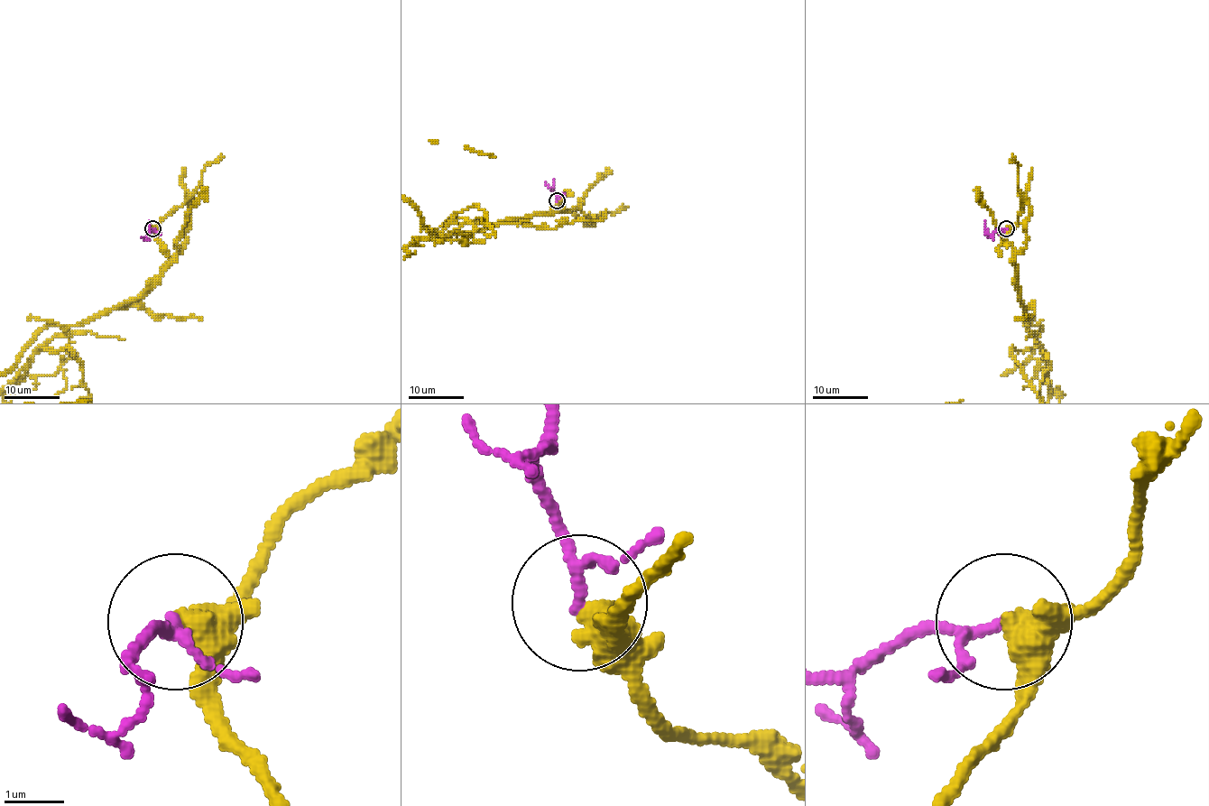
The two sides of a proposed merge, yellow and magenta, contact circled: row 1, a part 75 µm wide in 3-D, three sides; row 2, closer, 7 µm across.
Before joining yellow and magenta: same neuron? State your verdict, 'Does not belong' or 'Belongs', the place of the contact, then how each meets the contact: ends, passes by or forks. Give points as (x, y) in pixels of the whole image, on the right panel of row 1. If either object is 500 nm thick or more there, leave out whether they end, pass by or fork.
Does not belong. Place: (1006, 228). At the ring yellow passes by. At the ring magenta passes by

